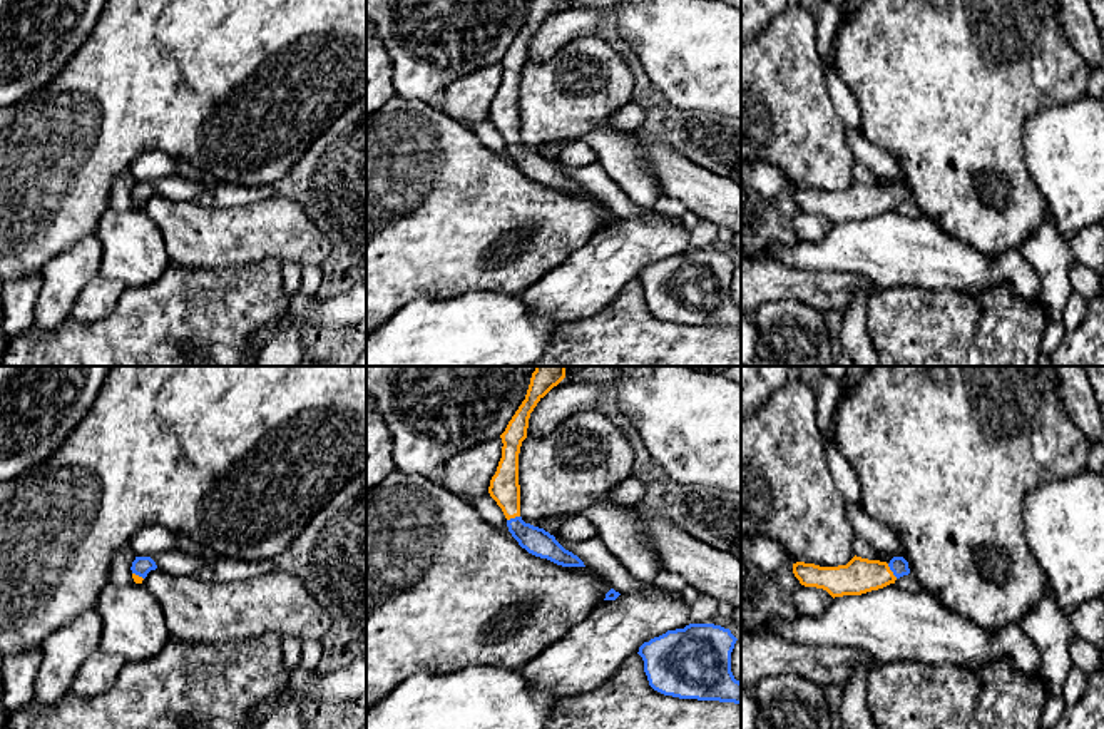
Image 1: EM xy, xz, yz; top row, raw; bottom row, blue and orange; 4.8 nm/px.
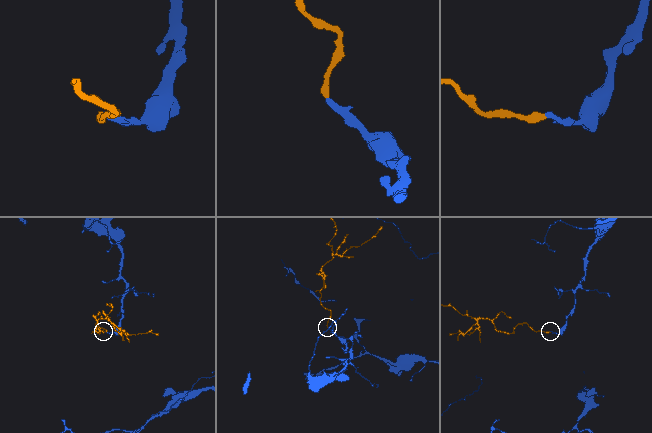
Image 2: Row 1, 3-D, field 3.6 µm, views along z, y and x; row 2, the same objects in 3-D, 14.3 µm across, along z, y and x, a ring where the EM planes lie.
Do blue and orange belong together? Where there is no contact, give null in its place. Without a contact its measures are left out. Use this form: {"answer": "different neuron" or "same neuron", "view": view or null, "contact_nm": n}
{"answer": "same neuron", "view": "yz", "contact_nm": 90}

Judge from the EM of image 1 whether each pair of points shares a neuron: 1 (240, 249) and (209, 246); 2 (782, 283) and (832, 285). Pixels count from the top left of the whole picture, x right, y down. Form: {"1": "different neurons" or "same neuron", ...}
{"1": "same neuron", "2": "same neuron"}

